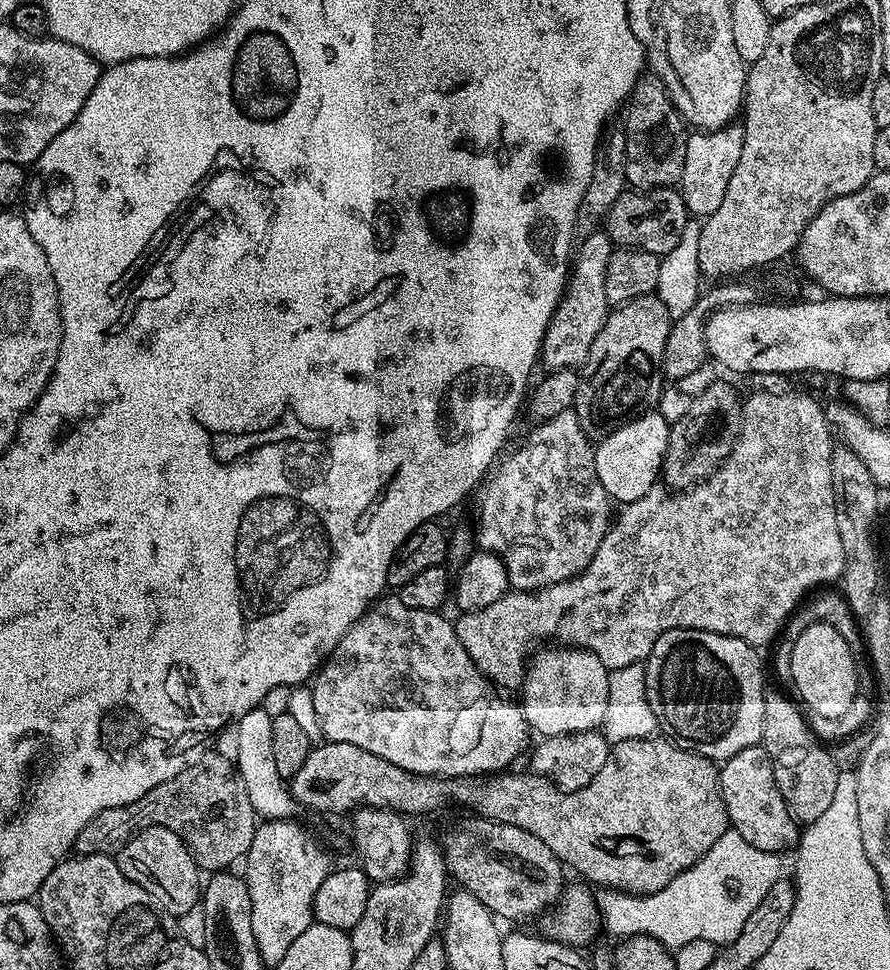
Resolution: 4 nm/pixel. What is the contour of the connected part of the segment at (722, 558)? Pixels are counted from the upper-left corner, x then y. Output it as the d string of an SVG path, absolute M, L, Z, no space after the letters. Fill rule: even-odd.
M756 392L749 400L747 397L742 404L740 437L736 439L732 453L720 463L720 467L708 479L693 484L687 490L677 491L673 495L676 496L673 500L664 500L670 495L667 487L655 486L642 498L623 505L619 509L620 517L617 520L615 517L611 521L608 533L602 538L598 550L594 550L588 567L579 576L559 585L560 596L556 596L557 589L555 587L541 588L533 593L509 590L502 598L498 598L498 602L490 602L490 606L474 609L472 612L460 612L458 616L460 621L457 619L454 627L457 638L461 640L461 645L465 647L476 667L493 685L494 683L519 685L522 673L526 668L524 651L535 640L540 640L543 636L557 636L560 639L557 641L571 642L586 652L593 652L598 658L598 662L609 670L647 661L657 638L675 628L689 628L690 630L733 636L739 640L745 640L753 646L770 643L775 636L781 635L784 625L788 623L789 616L796 611L801 601L813 590L819 589L821 586L828 586L828 576L836 576L836 572L840 572L842 541L838 532L834 532L834 528L832 528L832 516L824 516L824 458L826 458L824 431L829 427L826 412L824 416L819 402L804 392Z

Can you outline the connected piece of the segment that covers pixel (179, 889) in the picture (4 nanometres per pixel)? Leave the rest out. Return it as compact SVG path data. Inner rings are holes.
M143 828L137 836L130 838L130 842L126 842L126 846L122 846L122 850L116 853L114 859L122 874L126 874L130 882L149 892L153 901L165 913L173 912L173 917L179 918L201 903L202 869L184 839L174 834L174 830Z

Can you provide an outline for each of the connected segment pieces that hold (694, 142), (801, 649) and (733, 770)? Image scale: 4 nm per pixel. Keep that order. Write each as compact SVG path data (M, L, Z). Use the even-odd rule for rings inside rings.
M740 122L727 124L725 128L696 130L685 139L686 162L680 175L678 189L693 217L707 218L714 214L714 210L718 210L722 197L726 195L730 174L734 174L734 166L738 166L738 158L742 158L743 141L744 126Z
M815 624L802 630L799 638L791 641L790 648L792 648L792 657L788 660L788 668L792 671L792 684L797 692L795 695L802 701L803 707L809 713L812 711L813 717L816 718L838 718L846 714L846 710L850 710L850 702L858 695L855 664L848 660L846 638L842 638L842 634L834 630L834 626Z
M763 747L747 748L723 761L718 783L731 831L742 834L742 838L746 838L750 846L758 846L758 850L780 854L783 848L792 850L797 847L801 829L774 782L772 767Z

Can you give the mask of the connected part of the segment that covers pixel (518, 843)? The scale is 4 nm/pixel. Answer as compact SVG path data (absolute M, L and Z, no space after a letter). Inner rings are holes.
M471 819L462 821L444 836L442 855L451 879L453 876L460 883L457 885L466 886L466 891L474 894L474 898L478 898L478 902L485 904L493 917L501 921L518 920L545 909L547 900L561 891L562 878L558 874L548 874L540 882L537 873L523 864L530 856L526 852L538 854L545 849L542 838L513 824L501 824L499 820Z

